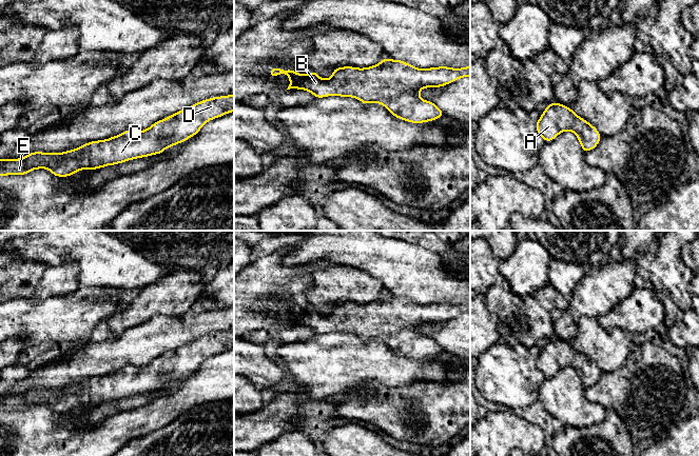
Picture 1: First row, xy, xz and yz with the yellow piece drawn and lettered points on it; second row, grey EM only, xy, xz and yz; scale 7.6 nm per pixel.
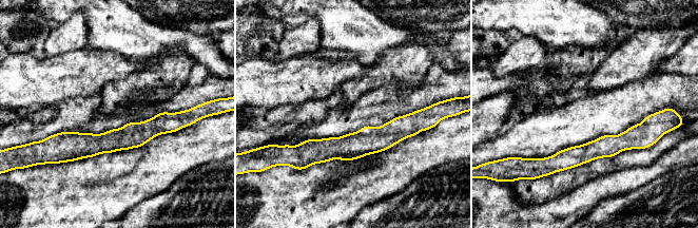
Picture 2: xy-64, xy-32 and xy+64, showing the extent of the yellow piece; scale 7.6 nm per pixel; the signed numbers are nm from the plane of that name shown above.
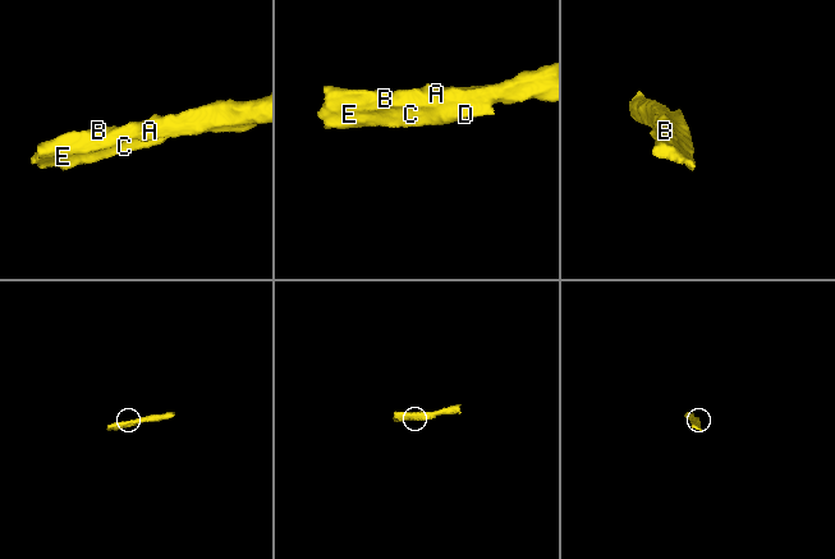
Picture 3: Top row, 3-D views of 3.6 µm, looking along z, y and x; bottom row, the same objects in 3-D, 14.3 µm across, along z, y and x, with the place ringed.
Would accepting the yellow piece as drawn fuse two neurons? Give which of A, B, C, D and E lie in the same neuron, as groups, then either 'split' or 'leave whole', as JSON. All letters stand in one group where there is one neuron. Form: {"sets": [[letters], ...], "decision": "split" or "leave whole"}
{"sets": [["A", "B", "C", "D", "E"]], "decision": "leave whole"}

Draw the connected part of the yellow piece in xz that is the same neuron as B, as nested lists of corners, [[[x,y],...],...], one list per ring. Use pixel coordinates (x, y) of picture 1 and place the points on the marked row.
[[[385,58],[371,67],[336,67],[329,79],[322,79],[315,71],[303,75],[274,67],[268,72],[272,77],[279,74],[286,74],[291,80],[287,90],[305,90],[316,98],[342,96],[353,97],[364,104],[376,102],[399,119],[423,123],[445,115],[433,102],[421,99],[420,91],[470,77],[470,66],[422,70],[405,61]]]

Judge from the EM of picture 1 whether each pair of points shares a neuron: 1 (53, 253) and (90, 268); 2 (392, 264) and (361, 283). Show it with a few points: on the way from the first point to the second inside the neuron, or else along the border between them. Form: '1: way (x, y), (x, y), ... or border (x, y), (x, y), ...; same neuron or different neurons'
1: way (62, 250), (73, 250), (81, 258); same neuron
2: border (348, 266), (366, 271), (382, 283), (385, 292); different neurons

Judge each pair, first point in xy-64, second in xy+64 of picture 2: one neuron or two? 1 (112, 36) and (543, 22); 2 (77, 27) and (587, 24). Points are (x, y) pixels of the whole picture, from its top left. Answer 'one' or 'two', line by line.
1: one
2: two

